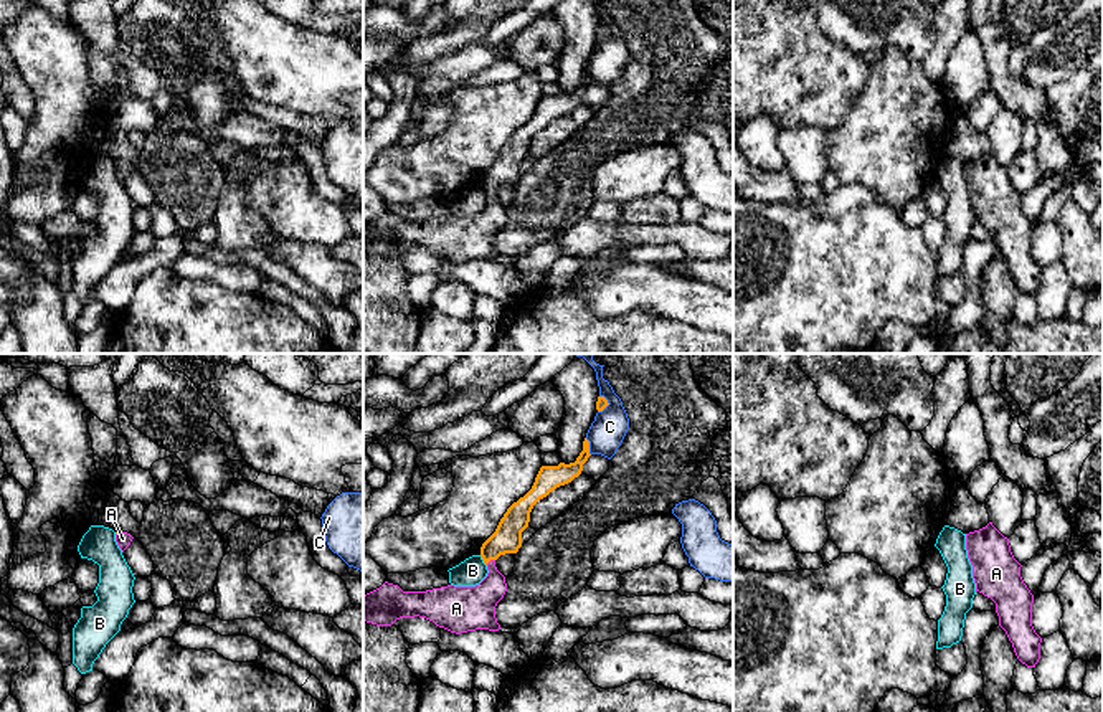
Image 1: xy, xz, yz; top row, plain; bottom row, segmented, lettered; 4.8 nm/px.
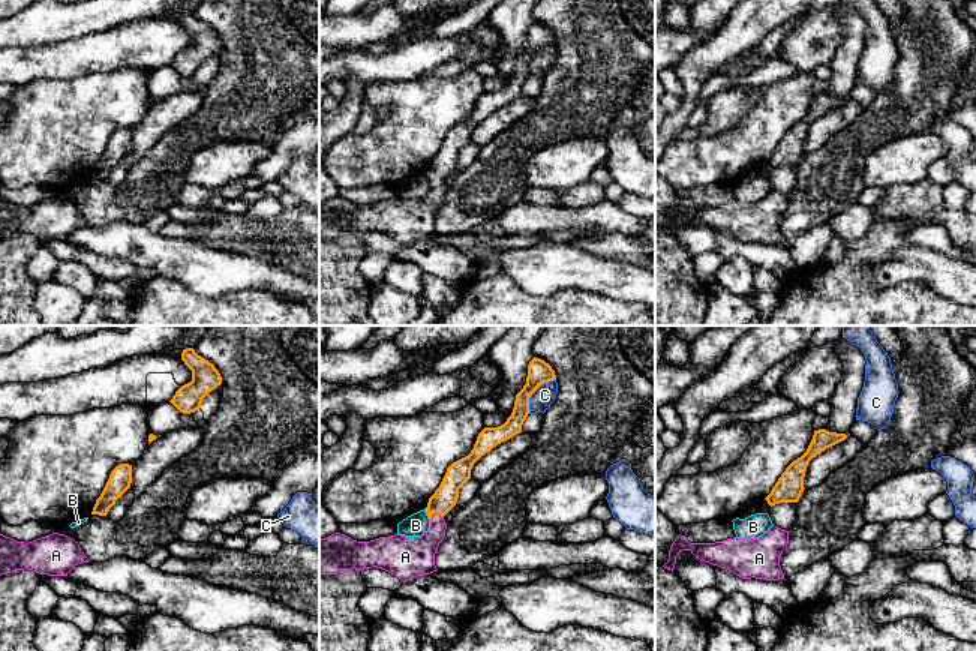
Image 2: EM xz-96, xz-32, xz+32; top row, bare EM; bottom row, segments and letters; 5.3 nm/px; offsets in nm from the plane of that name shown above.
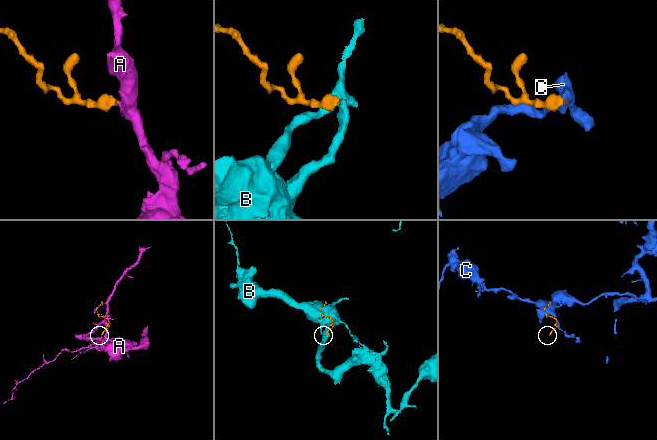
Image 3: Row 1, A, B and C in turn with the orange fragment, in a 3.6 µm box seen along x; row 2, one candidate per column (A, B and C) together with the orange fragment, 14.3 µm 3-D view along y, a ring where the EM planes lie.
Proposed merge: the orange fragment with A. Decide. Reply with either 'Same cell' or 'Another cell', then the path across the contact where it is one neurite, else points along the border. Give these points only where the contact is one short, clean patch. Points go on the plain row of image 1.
Same cell. Path across: xz (507, 169), (489, 190), (492, 217), (471, 238)

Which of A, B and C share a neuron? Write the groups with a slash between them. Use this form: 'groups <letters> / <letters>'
groups A / B / C

